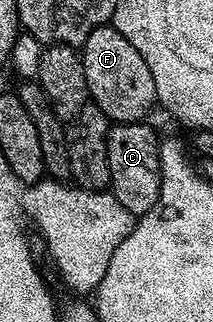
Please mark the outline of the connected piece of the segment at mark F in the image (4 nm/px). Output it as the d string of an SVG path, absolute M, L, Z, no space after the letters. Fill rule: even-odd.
M104 25L93 29L81 48L85 81L90 102L103 110L112 124L141 123L148 118L151 110L156 110L153 73L145 65L145 57L121 37L114 25Z

